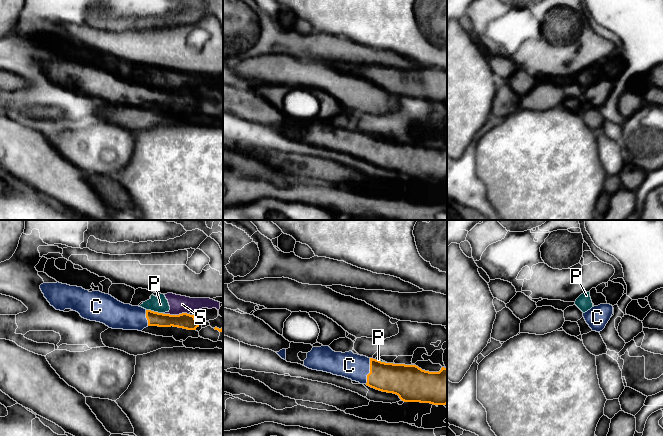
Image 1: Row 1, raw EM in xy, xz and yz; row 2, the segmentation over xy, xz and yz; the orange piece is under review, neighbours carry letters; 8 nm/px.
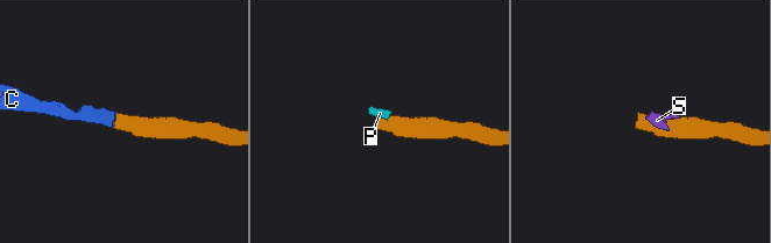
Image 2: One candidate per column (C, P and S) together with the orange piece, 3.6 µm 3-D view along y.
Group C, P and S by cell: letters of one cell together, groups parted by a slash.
C / P S

